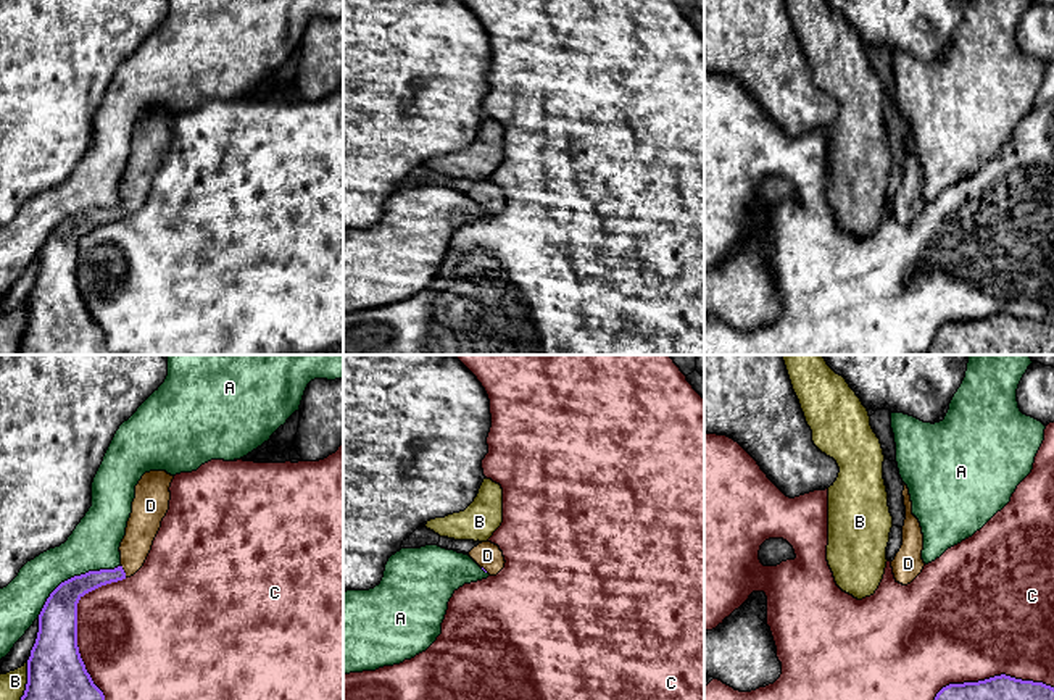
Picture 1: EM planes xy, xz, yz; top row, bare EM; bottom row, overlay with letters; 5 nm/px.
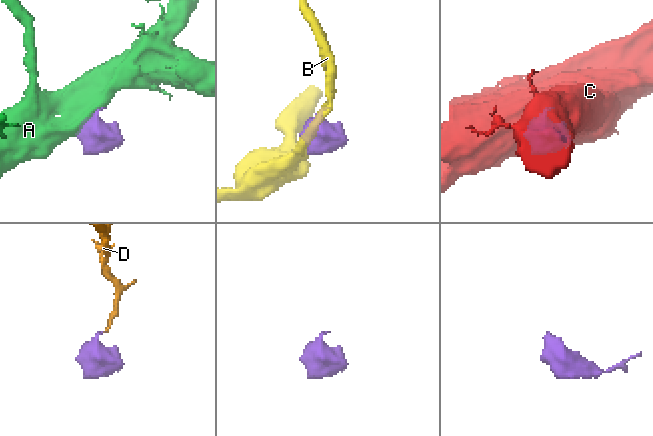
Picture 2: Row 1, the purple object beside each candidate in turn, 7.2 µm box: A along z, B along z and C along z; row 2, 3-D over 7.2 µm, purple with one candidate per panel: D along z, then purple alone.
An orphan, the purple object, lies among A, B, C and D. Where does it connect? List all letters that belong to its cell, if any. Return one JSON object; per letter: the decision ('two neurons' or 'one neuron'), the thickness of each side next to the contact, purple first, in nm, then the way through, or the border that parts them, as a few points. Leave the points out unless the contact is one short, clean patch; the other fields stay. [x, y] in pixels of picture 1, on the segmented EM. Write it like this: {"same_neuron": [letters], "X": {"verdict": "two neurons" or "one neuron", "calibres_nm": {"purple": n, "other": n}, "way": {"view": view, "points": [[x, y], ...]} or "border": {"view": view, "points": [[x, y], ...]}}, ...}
{"same_neuron": ["D"], "A": {"verdict": "two neurons", "calibres_nm": {"purple": 190, "other": 240}}, "B": {"verdict": "two neurons", "calibres_nm": {"purple": 280, "other": 130}}, "C": {"verdict": "two neurons", "calibres_nm": {"purple": 280, "other": 500}}, "D": {"verdict": "one neuron", "calibres_nm": {"purple": 110, "other": 160}, "way": {"view": "xy", "points": [[78, 586], [123, 571], [131, 563], [142, 526]]}}}

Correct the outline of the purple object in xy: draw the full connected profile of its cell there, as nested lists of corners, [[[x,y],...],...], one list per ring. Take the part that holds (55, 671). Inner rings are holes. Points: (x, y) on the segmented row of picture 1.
[[[150,471],[135,485],[118,568],[74,576],[50,594],[39,615],[21,700],[105,700],[79,653],[77,603],[85,594],[131,577],[143,566],[169,510],[172,479],[166,471]]]

